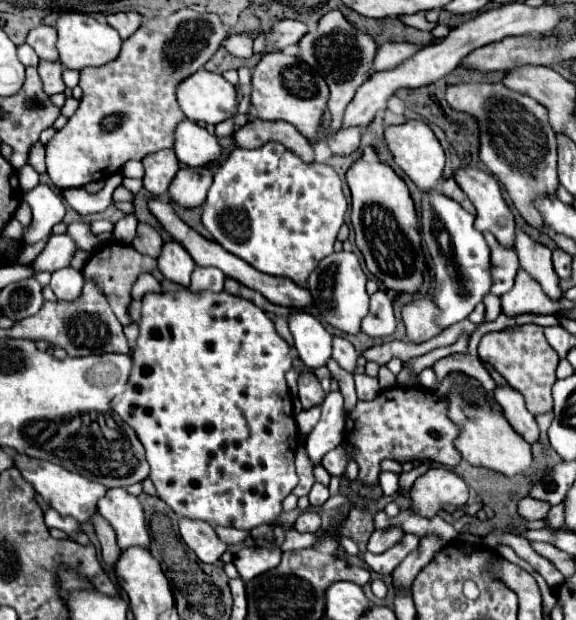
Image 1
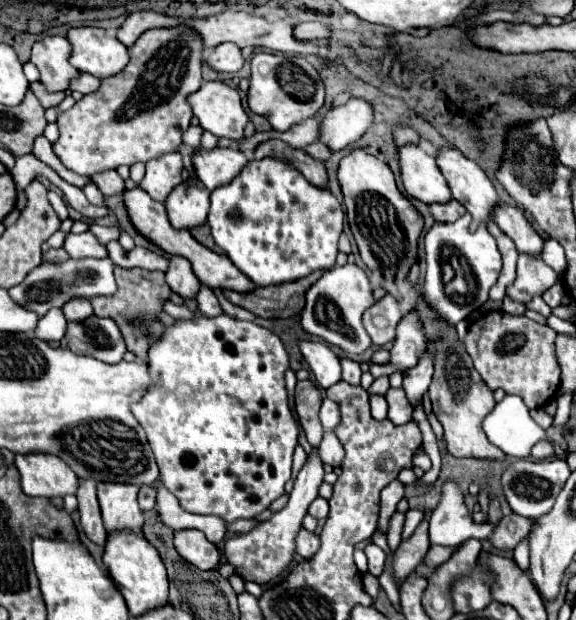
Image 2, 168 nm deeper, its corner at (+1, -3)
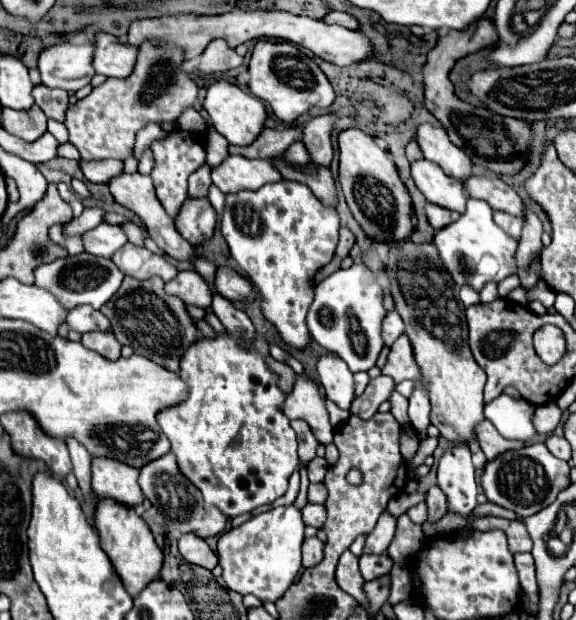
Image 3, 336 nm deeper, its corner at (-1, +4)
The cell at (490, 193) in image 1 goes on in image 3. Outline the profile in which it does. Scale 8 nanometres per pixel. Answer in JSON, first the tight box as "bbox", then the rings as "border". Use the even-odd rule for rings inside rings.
{"bbox":[415,123,473,183],"border":[[[429,123],[419,125],[419,129],[415,131],[415,141],[419,143],[425,159],[435,161],[445,173],[453,175],[461,183],[473,173],[471,159],[463,149],[451,143],[443,127],[433,127]]]}

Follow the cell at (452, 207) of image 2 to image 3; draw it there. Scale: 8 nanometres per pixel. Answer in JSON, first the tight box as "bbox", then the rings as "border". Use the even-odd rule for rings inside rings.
{"bbox":[425,203,459,229],"border":[[[427,203],[425,205],[425,211],[427,211],[429,225],[433,229],[443,229],[443,225],[451,225],[451,221],[457,221],[459,219],[459,213],[453,213],[453,211],[443,209],[439,205],[433,205],[433,203]]]}

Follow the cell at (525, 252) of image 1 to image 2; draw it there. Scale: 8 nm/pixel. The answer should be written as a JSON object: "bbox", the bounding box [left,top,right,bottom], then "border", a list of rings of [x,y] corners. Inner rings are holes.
{"bbox":[493,202,543,258],"border":[[[501,202],[493,212],[493,222],[515,242],[519,254],[541,258],[543,238],[531,228],[521,210]]]}

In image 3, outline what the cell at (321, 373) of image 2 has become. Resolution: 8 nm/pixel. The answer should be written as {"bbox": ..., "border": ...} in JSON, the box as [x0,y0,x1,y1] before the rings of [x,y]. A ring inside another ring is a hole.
{"bbox":[317,355,355,409],"border":[[[323,355],[317,363],[317,371],[327,399],[331,399],[341,409],[349,409],[355,399],[355,389],[353,373],[347,369],[347,363],[335,355]]]}

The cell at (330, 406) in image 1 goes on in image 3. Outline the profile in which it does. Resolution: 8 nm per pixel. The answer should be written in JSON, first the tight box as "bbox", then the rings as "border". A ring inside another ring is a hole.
{"bbox":[217,505,305,603],"border":[[[289,505],[255,515],[243,525],[223,533],[217,543],[217,555],[219,565],[223,567],[223,581],[227,589],[241,595],[251,593],[261,603],[279,601],[279,597],[283,597],[301,571],[303,529],[305,525],[301,511],[295,505]]]}

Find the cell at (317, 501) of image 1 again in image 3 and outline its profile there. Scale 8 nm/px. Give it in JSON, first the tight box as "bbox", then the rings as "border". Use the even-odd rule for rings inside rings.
{"bbox":[301,503,327,529],"border":[[[307,503],[307,505],[303,507],[301,513],[303,513],[305,525],[317,527],[317,529],[323,525],[323,521],[325,521],[325,517],[327,517],[325,507],[323,507],[323,505],[315,505],[315,503]]]}

